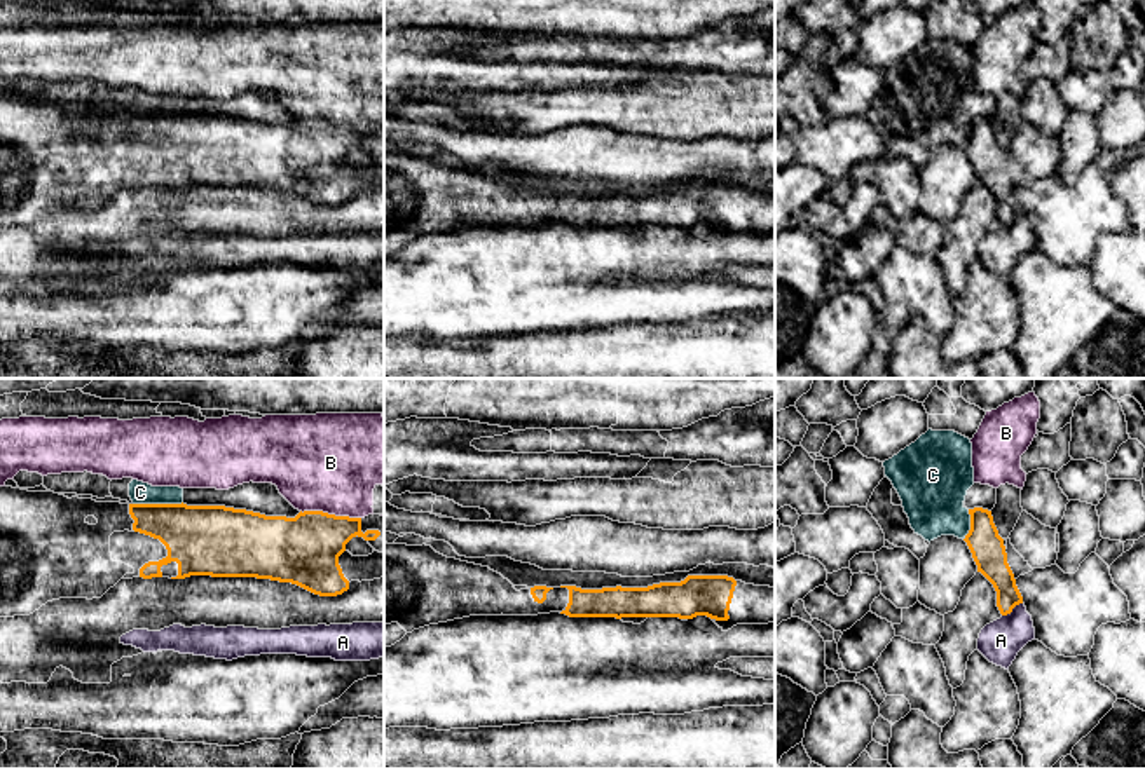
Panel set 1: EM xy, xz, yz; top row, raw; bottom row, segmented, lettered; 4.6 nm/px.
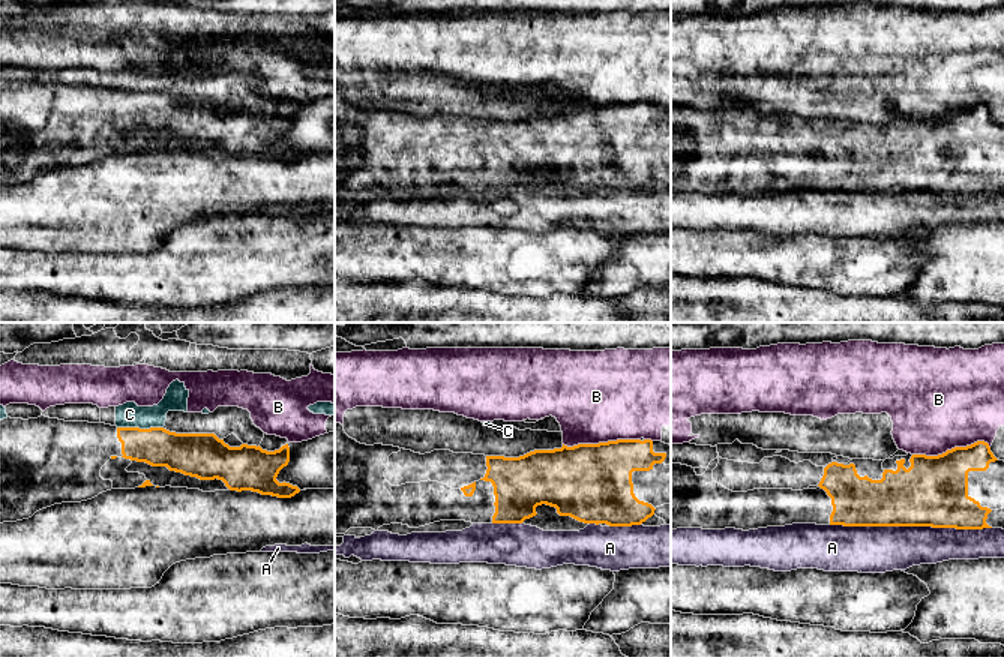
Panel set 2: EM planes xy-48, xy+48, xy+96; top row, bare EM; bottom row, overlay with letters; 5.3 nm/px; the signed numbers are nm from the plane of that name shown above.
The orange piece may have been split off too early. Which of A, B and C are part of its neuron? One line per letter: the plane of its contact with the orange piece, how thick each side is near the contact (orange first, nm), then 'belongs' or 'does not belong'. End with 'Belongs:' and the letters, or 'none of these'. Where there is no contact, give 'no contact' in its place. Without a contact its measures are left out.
A: meets orange in yz; 140 nm thick on the orange side, 190 nm on the other; does not belong
B: meets orange in xy; 320 nm thick on the orange side, 460 nm on the other; does not belong
C: meets orange in xy; 300 nm thick on the orange side, 100 nm on the other; does not belong
Belongs: none of these

